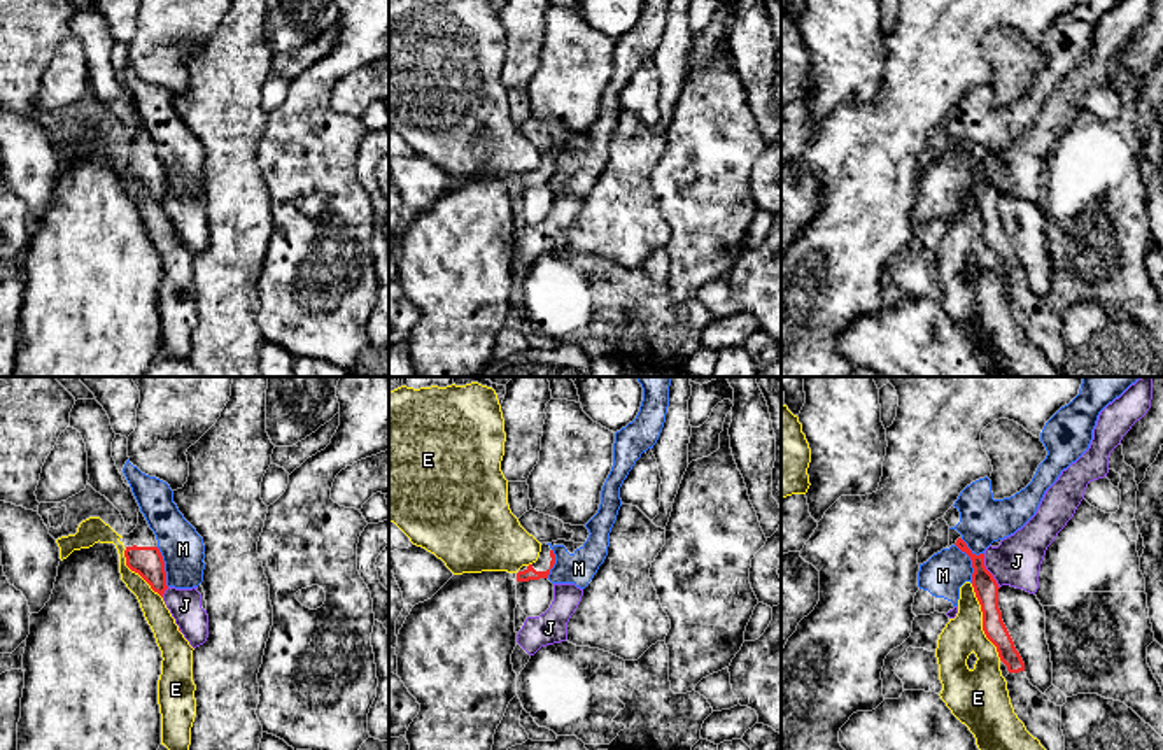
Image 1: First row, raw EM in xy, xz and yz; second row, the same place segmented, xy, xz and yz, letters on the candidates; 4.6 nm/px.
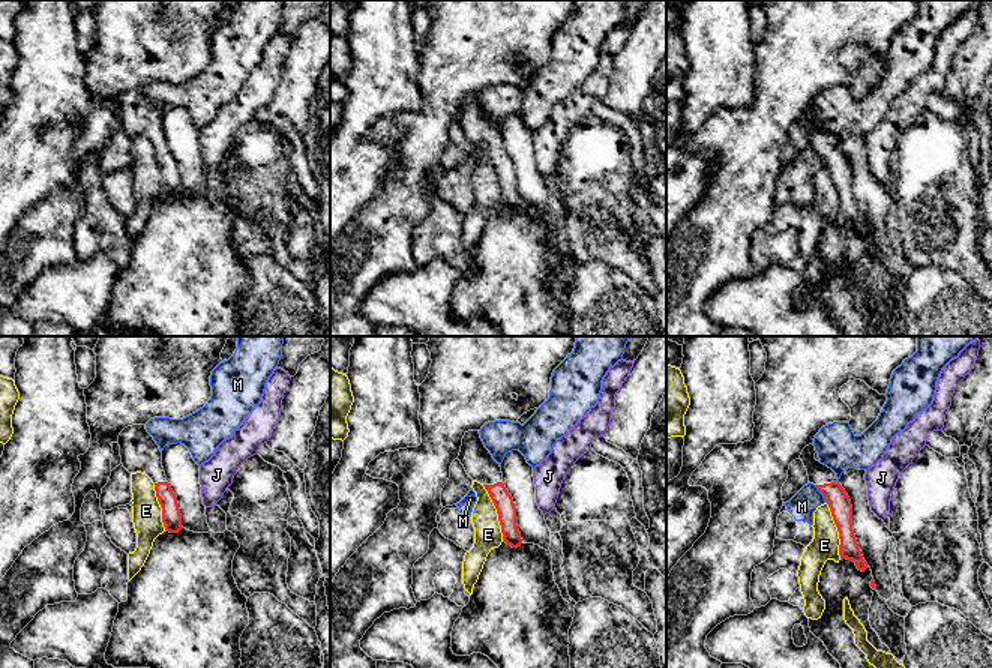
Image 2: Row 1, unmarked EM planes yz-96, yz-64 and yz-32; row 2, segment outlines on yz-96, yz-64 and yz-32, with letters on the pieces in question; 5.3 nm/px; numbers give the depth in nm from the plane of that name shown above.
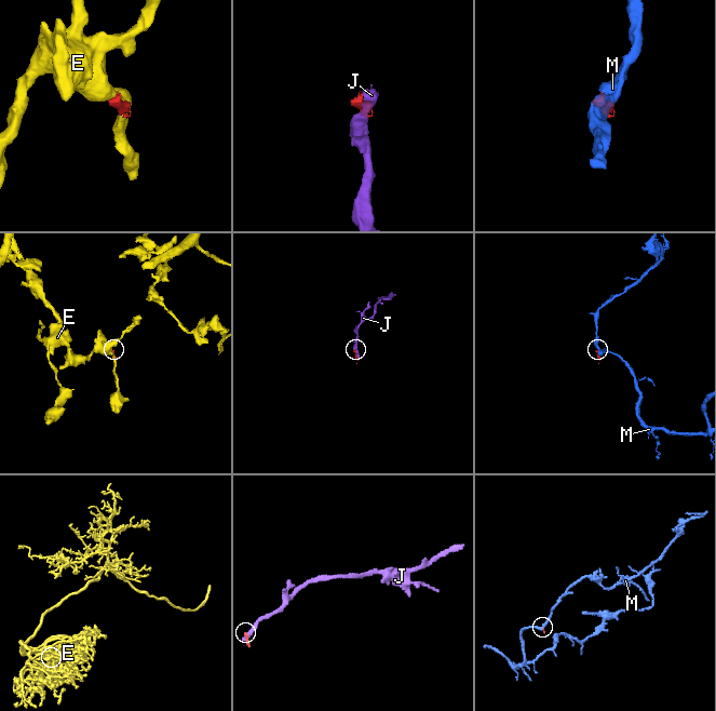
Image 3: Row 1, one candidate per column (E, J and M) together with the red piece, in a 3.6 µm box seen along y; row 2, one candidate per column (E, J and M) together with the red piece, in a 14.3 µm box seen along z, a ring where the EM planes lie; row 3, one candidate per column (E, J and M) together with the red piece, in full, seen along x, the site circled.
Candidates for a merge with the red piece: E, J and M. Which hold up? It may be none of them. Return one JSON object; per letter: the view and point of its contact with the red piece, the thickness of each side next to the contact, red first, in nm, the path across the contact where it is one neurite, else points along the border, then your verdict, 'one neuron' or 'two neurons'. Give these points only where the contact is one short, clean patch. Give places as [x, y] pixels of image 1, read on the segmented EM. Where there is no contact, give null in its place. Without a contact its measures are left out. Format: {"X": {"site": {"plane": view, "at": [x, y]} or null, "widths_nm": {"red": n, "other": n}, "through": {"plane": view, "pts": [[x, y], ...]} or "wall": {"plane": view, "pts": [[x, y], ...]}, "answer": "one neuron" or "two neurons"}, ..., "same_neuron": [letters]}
{"E": {"site": {"plane": "yz", "at": [983, 622]}, "widths_nm": {"red": 110, "other": 180}, "answer": "two neurons"}, "J": {"site": {"plane": "yz", "at": [988, 572]}, "widths_nm": {"red": 110, "other": 220}, "wall": {"plane": "yz", "pts": [[983, 554], [983, 565], [999, 587]]}, "answer": "two neurons"}, "M": {"site": {"plane": "yz", "at": [972, 563]}, "widths_nm": {"red": 110, "other": 200}, "wall": {"plane": "yz", "pts": [[955, 544], [971, 561], [972, 582]]}, "answer": "two neurons"}, "same_neuron": []}

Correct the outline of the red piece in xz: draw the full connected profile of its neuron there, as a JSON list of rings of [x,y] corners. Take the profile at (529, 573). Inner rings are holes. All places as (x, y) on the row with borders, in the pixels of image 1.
[[[543,543],[538,561],[529,566],[522,566],[517,571],[517,582],[548,578],[553,564],[555,564],[555,554],[550,548],[550,545]]]

